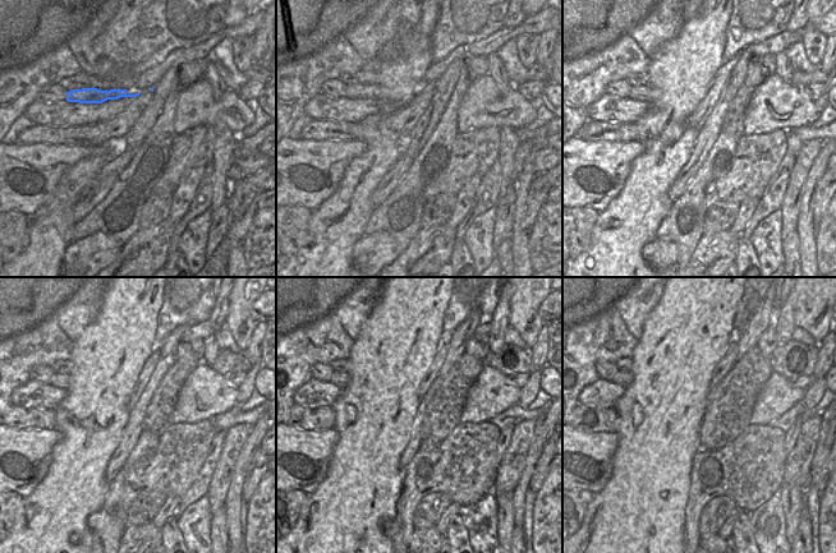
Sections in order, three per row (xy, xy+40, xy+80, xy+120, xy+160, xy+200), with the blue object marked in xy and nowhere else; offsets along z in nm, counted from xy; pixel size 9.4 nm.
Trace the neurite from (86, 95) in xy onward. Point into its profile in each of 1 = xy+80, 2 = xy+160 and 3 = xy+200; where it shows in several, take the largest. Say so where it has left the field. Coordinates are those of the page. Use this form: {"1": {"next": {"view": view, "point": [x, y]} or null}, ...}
{"1": {"next": {"view": "xy+80", "point": [646, 93]}}, "2": {"next": {"view": "xy+160", "point": [341, 379]}}, "3": {"next": {"view": "xy+200", "point": [624, 378]}}}

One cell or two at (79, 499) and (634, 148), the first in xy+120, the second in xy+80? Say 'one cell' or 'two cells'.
two cells

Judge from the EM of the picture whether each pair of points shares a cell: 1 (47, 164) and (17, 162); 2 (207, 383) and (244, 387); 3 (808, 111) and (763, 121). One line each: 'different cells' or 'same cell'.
1: same cell
2: different cells
3: same cell

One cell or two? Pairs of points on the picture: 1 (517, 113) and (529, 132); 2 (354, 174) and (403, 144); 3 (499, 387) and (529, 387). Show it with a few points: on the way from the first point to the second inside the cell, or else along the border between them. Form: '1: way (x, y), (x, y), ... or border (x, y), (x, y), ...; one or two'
1: border (537, 110), (537, 115), (531, 123), (515, 129); two
2: border (399, 136), (398, 153), (400, 157); two
3: border (520, 388), (520, 396), (517, 402); two

